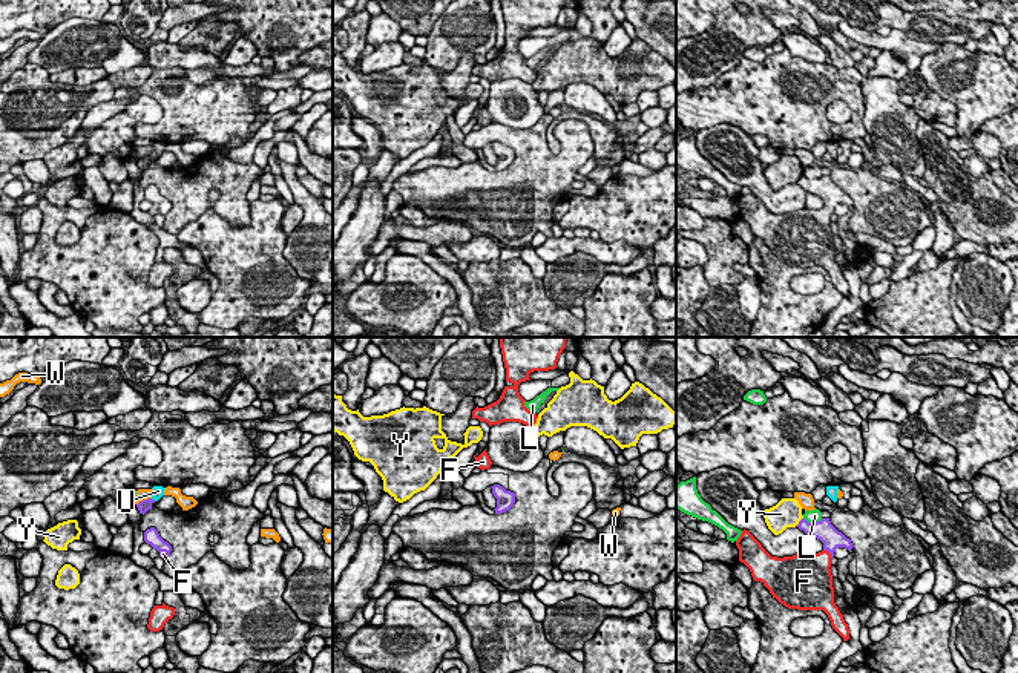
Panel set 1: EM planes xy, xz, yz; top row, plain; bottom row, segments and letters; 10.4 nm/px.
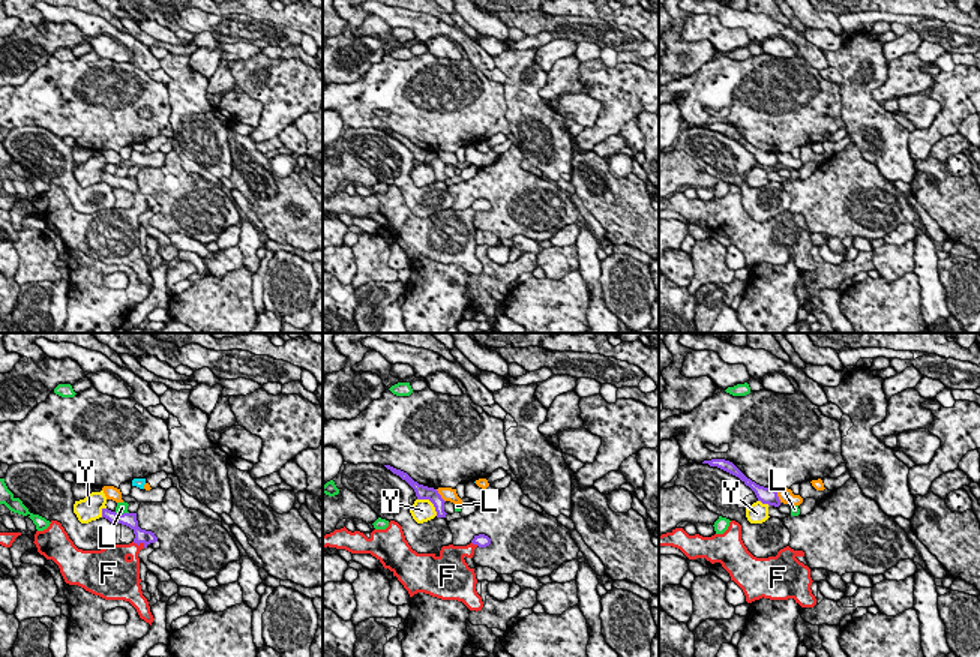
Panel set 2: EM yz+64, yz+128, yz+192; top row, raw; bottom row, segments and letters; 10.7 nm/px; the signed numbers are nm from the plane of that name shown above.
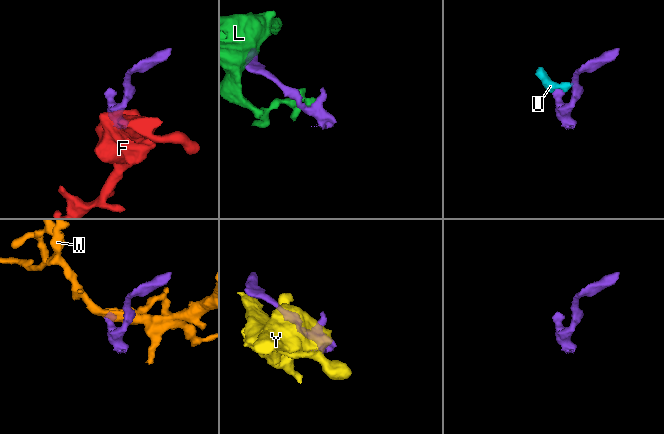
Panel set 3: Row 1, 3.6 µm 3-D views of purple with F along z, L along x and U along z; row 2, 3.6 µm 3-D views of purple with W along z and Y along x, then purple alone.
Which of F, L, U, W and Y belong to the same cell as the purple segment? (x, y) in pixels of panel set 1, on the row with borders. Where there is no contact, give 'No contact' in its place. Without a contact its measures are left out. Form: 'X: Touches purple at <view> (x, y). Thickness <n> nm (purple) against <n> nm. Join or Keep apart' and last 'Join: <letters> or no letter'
F: Touches purple at yz (828, 551). Thickness 220 nm (purple) against 360 nm. Join
L: Touches purple at yz (813, 523). Thickness 220 nm (purple) against 130 nm. Keep apart
U: Touches purple at xy (154, 500). Thickness 130 nm (purple) against 130 nm. Join
W: Touches purple at xy (143, 500). Thickness 130 nm (purple) against 130 nm. Keep apart
Y: Touches purple at yz (799, 521). Thickness 190 nm (purple) against 300 nm. Keep apart
Join: F, U

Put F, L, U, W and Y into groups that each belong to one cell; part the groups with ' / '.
F U / L / W / Y

